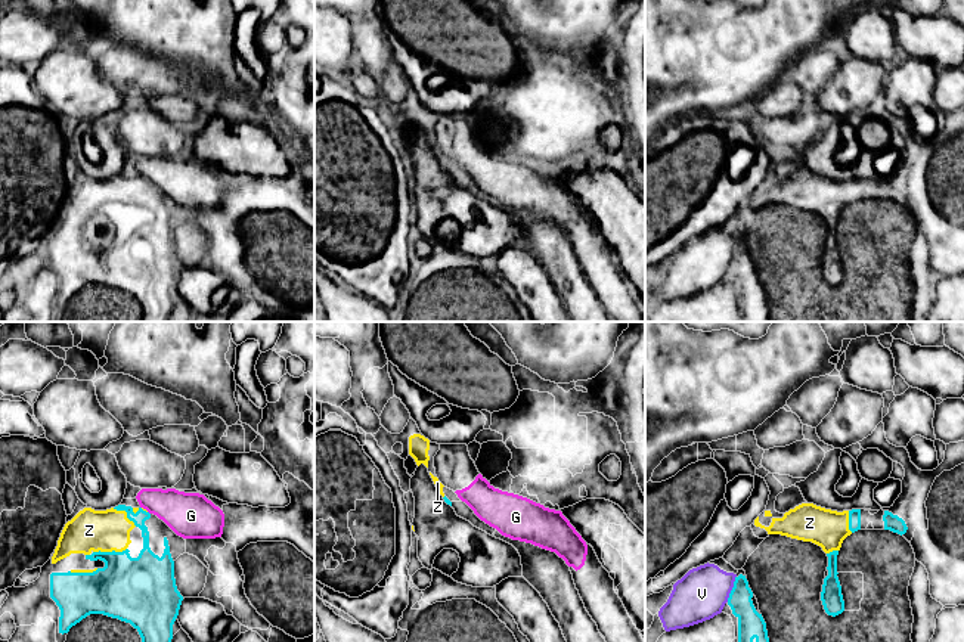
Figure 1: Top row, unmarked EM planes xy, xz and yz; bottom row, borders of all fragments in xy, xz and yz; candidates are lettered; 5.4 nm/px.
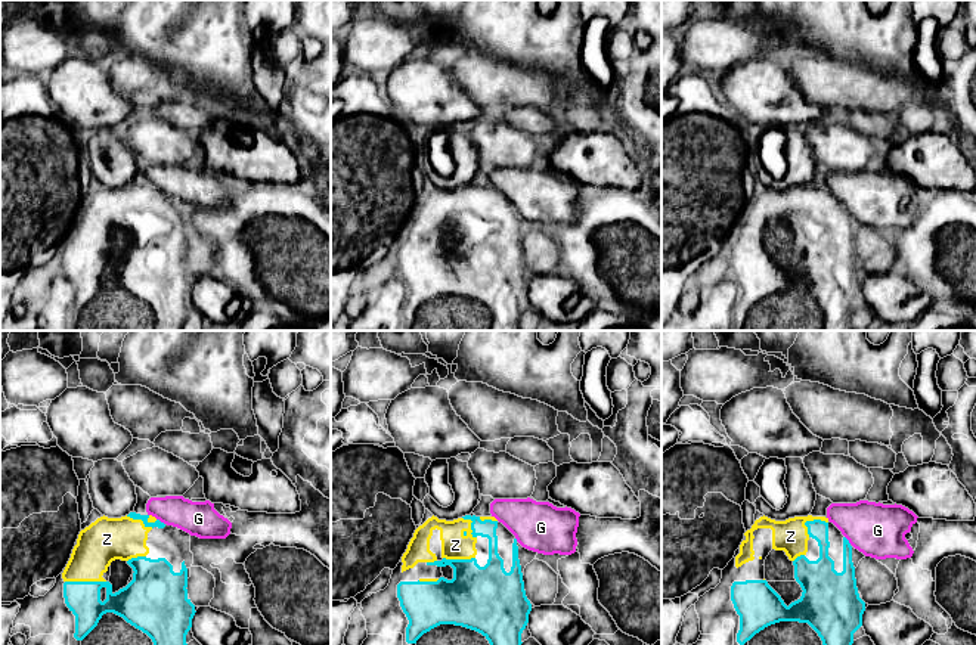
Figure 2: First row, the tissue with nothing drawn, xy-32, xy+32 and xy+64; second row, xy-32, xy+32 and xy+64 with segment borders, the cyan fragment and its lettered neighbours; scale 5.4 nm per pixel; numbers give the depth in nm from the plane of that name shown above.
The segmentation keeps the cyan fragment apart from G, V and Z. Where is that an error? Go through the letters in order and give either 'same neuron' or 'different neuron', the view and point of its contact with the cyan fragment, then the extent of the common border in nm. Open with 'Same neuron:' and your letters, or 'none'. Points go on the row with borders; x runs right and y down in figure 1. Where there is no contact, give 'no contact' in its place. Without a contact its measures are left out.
Same neuron: Z
G: different neuron; no contact
V: different neuron; contact yz (732, 589); length 150 nm
Z: same neuron; contact xy (109, 552); length 190 nm

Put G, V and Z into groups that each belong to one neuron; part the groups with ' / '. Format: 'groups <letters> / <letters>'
groups G V / Z

